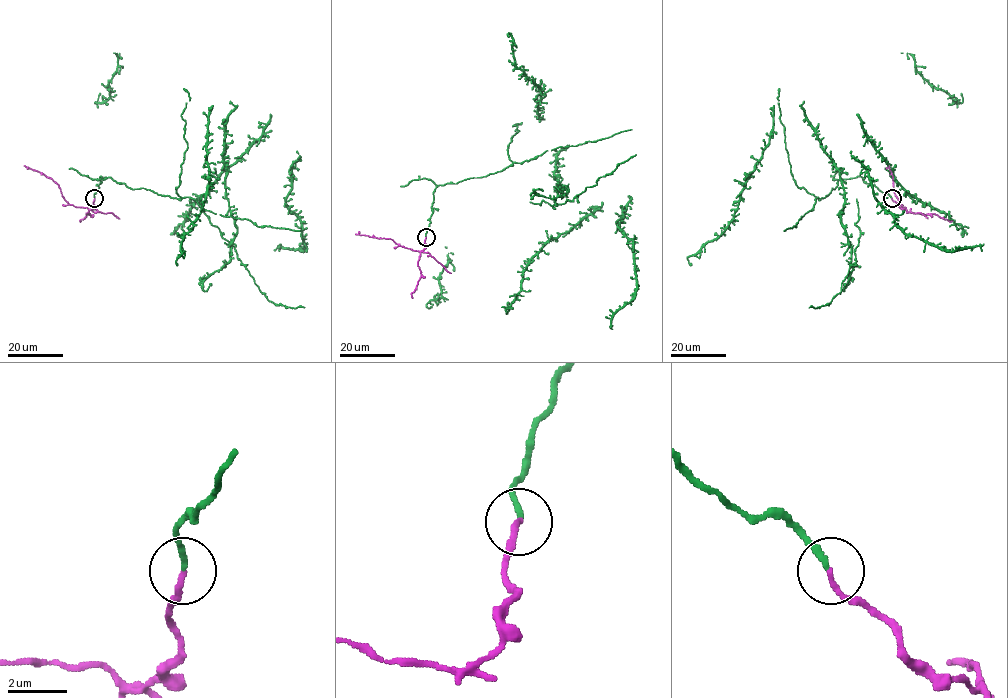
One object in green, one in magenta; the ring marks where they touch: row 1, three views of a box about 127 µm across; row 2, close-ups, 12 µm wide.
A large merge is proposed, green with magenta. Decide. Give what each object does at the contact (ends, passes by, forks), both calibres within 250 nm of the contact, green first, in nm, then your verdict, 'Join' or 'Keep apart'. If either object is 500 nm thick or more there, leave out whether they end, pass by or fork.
At the ring green ends. At the ring magenta ends. Thickness 200 nm (green) against 180 nm. Keep apart

